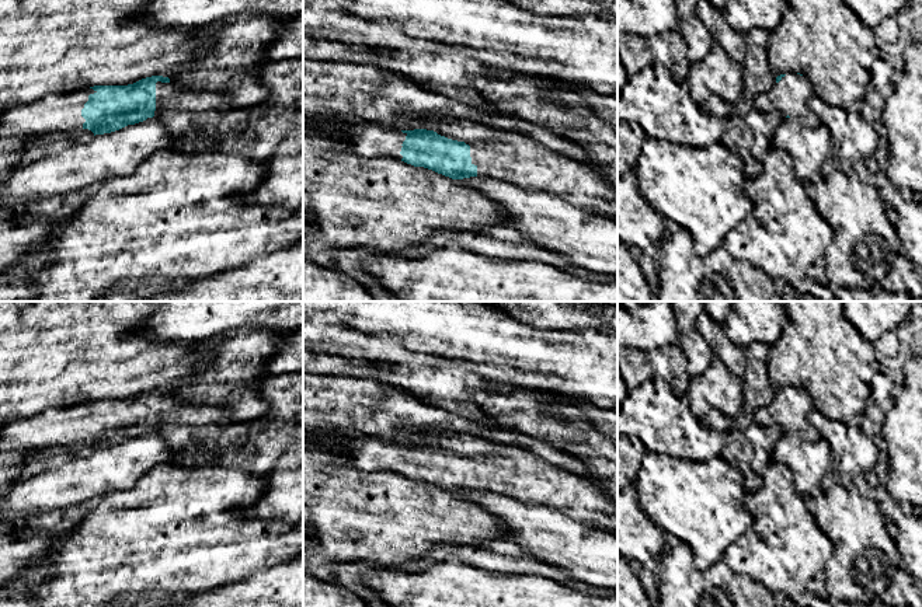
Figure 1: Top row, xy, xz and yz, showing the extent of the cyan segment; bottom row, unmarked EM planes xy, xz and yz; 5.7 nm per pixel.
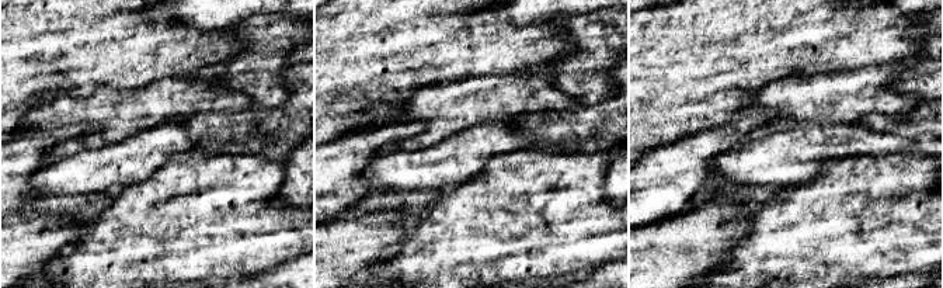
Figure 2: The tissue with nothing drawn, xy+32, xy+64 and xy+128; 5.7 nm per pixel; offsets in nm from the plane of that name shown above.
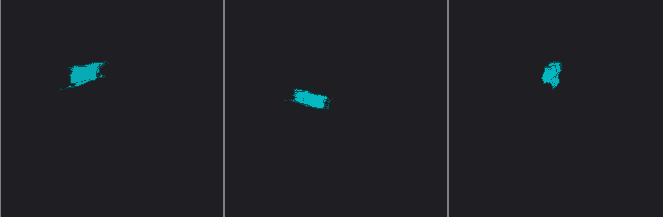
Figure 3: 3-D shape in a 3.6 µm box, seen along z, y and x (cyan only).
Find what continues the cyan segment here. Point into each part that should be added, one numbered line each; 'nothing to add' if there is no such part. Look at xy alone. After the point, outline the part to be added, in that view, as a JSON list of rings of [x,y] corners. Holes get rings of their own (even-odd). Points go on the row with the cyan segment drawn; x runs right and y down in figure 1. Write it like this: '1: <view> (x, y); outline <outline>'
1: xy (167, 97); outline [[[156,83],[156,111],[154,116],[166,112],[201,112],[211,109],[230,109],[232,98],[227,94],[174,87],[170,83]]]
2: xy (49, 125); outline [[[90,87],[70,94],[51,93],[36,101],[15,105],[0,116],[0,137],[24,139],[21,165],[87,143],[94,133],[83,128],[86,119],[81,109],[94,93]]]

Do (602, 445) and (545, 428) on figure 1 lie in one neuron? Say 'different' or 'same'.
same

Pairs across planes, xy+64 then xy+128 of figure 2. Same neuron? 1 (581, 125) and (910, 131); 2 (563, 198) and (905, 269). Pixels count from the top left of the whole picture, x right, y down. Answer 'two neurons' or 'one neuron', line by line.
1: one neuron
2: one neuron

